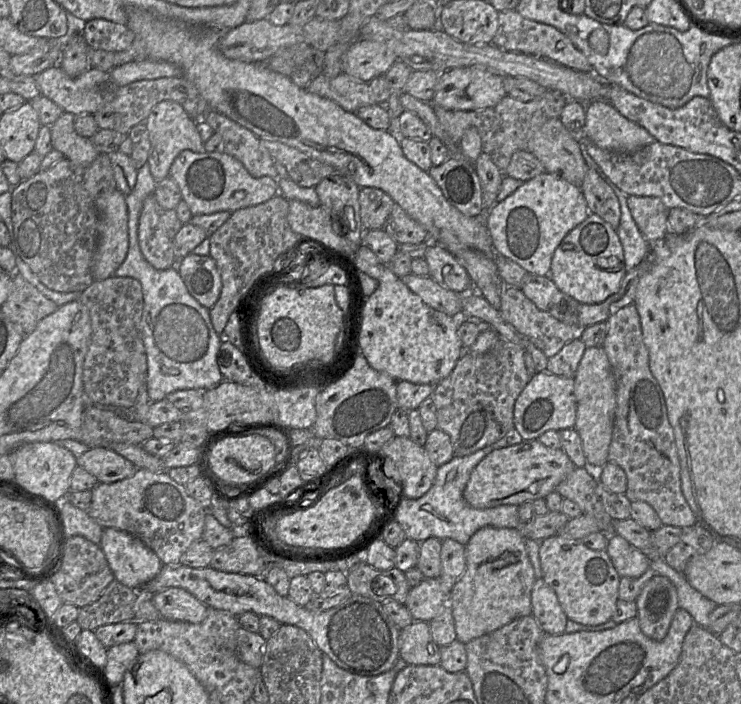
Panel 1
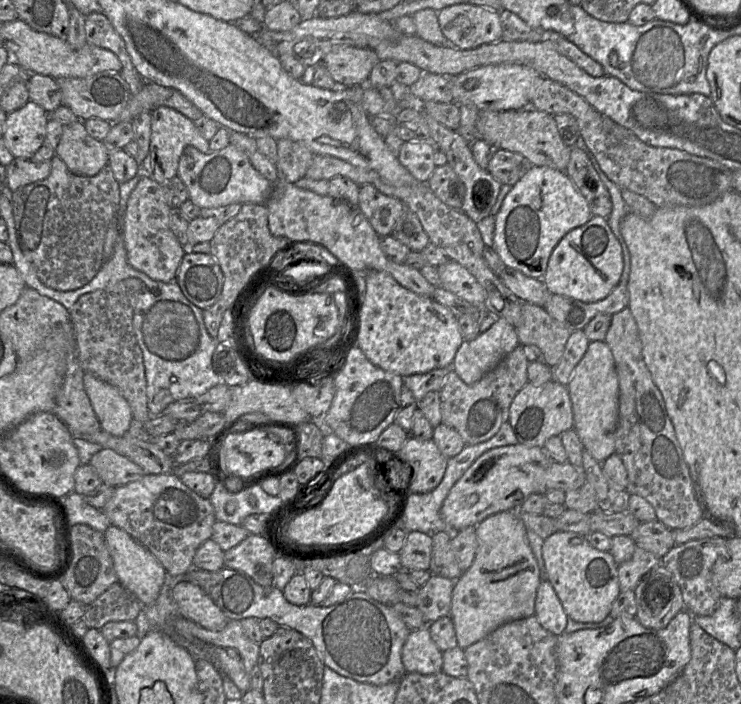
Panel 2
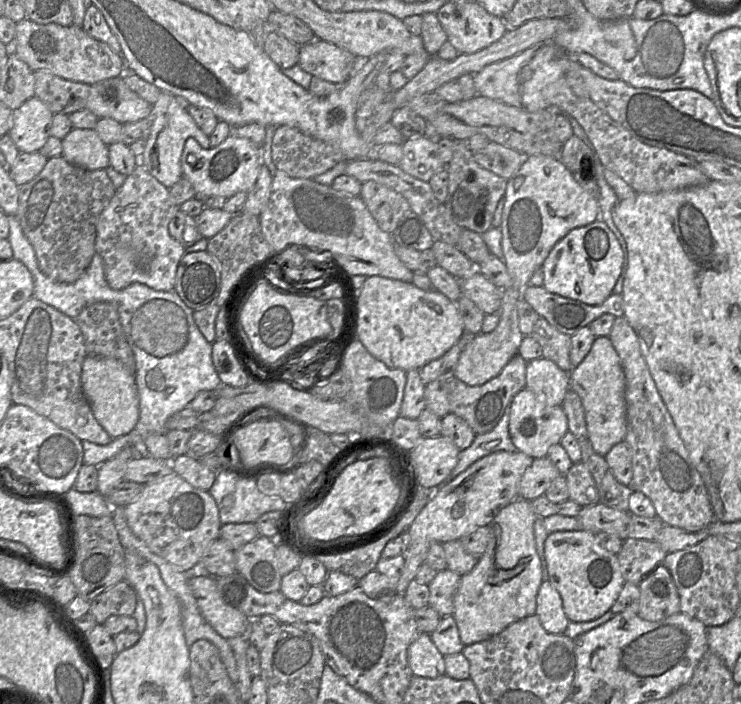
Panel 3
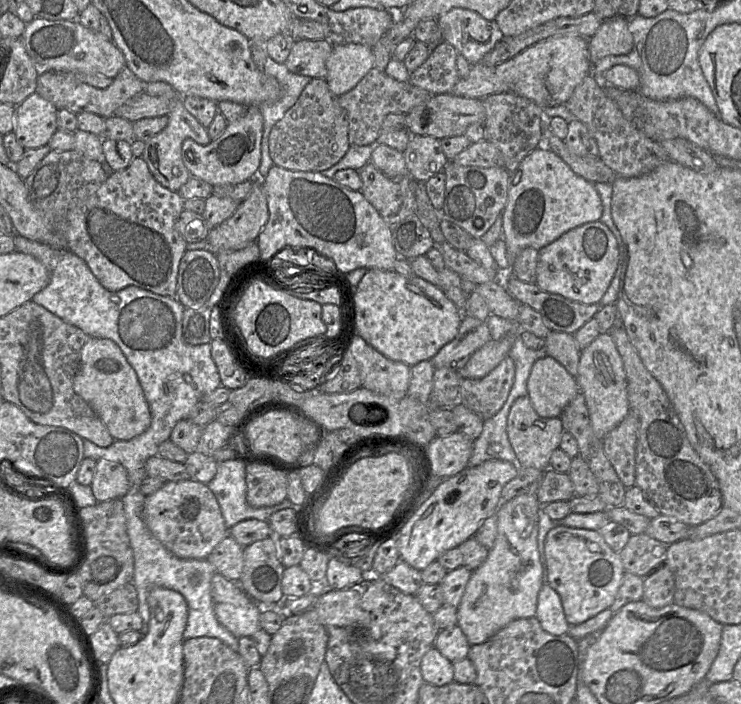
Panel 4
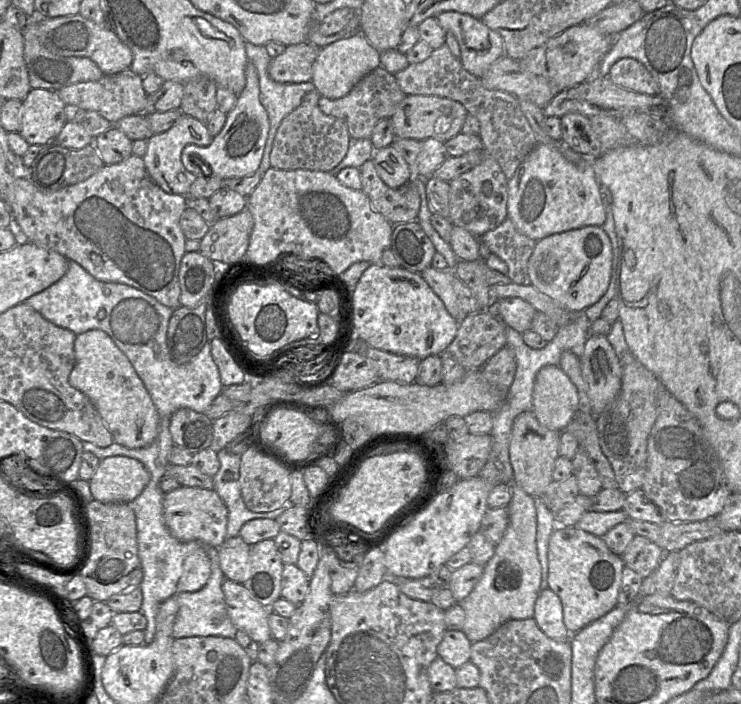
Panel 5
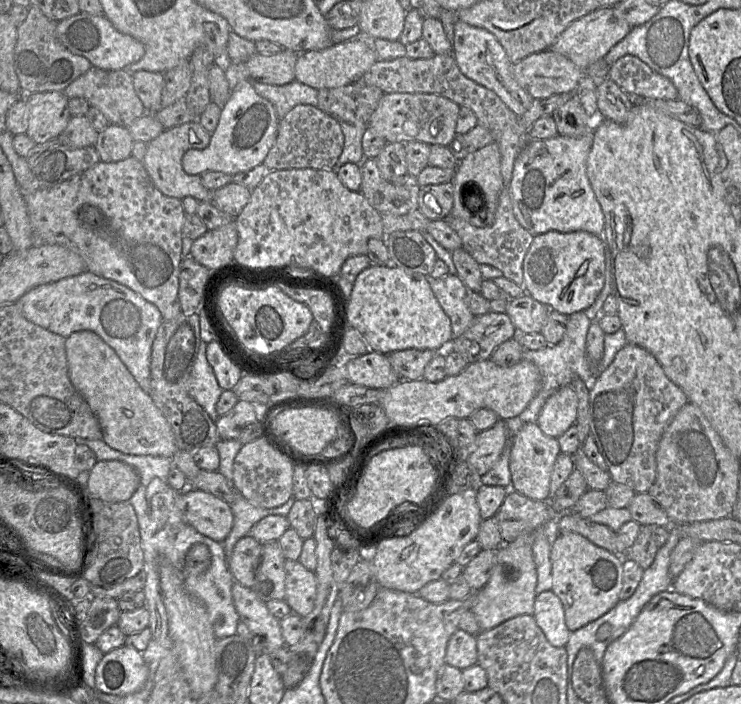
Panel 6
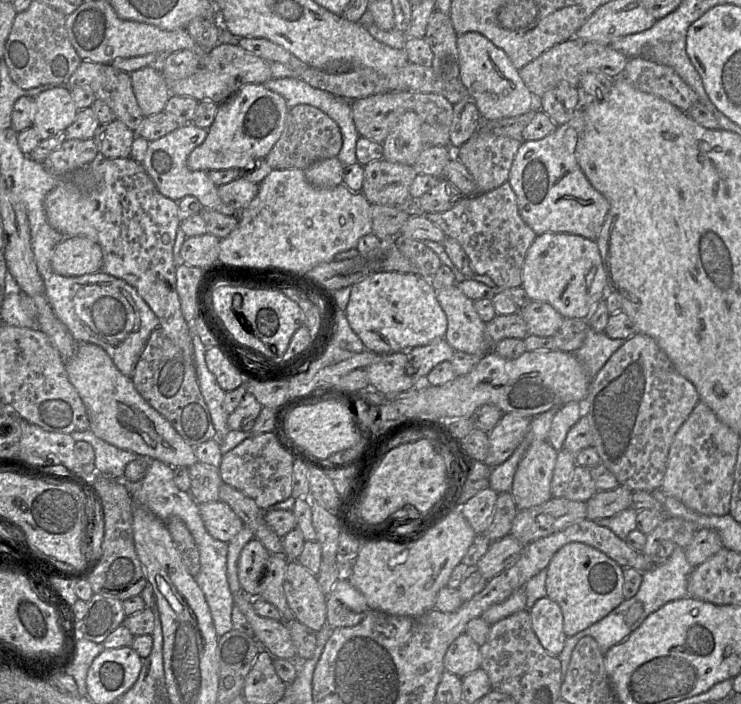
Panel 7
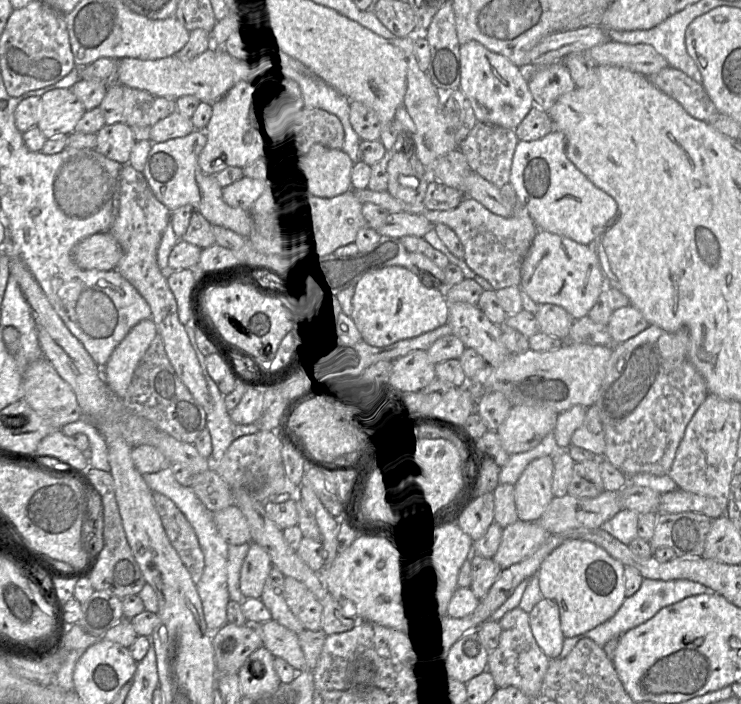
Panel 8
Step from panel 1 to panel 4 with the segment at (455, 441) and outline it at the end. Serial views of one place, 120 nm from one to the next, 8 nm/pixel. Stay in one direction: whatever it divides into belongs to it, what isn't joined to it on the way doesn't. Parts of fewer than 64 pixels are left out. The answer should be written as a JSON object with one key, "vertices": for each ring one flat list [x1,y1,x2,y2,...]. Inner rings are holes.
{"vertices":[[508,355,483,378,462,378,459,403,485,421,503,407,514,379,515,363]]}

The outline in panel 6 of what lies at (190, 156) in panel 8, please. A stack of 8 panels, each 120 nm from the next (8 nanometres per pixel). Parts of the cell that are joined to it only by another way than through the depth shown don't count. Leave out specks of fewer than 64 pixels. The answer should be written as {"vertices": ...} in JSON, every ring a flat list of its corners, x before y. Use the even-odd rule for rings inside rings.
{"vertices":[[192,121,164,130,159,136,147,143,147,150,143,158,143,165,156,188,168,196,177,199,193,197,198,202,211,201,212,192,202,184,200,175,189,175,182,167,182,158,190,149,205,149,211,140,211,134,202,125]]}

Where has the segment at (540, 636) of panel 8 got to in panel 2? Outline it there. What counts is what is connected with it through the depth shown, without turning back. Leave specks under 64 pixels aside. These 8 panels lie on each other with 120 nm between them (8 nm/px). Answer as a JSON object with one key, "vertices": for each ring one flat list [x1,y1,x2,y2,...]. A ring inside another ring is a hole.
{"vertices":[[548,580,541,581,538,586,534,615,540,625,555,636,565,633,568,616]]}

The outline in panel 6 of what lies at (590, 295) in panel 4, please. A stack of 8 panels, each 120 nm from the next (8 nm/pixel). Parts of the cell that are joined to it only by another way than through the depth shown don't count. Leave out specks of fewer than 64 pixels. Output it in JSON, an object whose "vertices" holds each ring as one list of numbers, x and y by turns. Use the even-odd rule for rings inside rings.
{"vertices":[[548,231,535,235,523,261,525,293,550,310,571,315,585,311,606,281,605,248,599,236,586,231]]}

